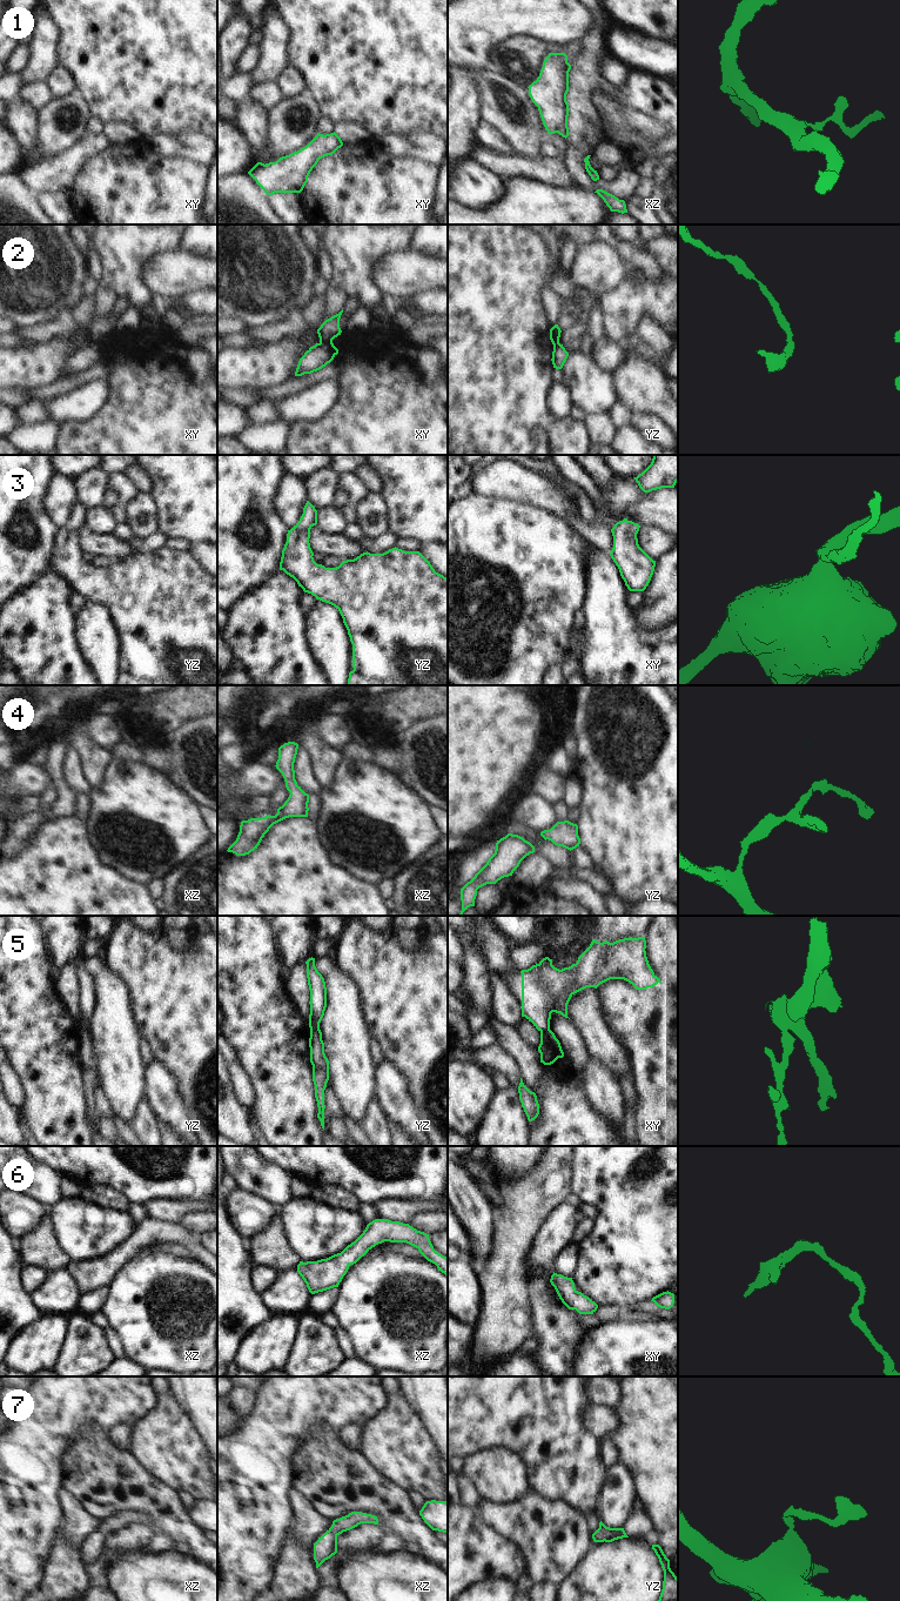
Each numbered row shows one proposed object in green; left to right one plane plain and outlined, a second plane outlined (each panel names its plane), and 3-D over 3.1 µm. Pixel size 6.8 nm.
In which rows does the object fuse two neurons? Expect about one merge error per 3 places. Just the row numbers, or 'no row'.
2, 5

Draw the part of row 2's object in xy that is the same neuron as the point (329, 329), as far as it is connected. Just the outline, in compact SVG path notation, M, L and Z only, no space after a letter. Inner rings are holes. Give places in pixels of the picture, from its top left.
M343 309L338 314L325 320L317 329L320 343L331 342L335 337L341 335L342 330L340 328L340 319L342 313Z

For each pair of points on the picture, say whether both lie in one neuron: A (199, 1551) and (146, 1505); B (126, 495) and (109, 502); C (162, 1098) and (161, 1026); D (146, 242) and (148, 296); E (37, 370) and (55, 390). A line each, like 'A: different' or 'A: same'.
A: same
B: different
C: different
D: same
E: different

